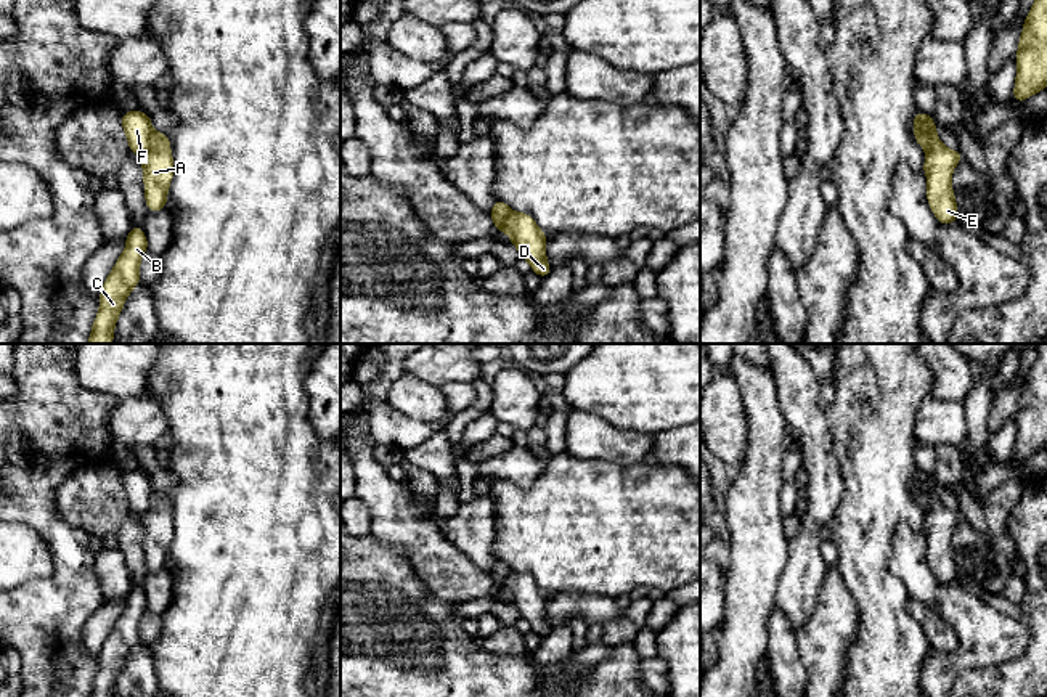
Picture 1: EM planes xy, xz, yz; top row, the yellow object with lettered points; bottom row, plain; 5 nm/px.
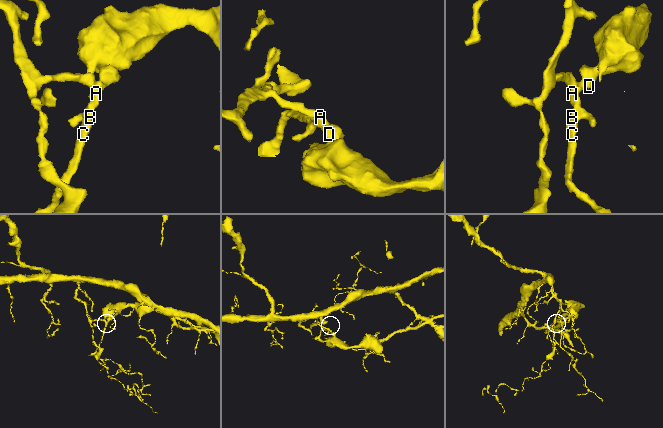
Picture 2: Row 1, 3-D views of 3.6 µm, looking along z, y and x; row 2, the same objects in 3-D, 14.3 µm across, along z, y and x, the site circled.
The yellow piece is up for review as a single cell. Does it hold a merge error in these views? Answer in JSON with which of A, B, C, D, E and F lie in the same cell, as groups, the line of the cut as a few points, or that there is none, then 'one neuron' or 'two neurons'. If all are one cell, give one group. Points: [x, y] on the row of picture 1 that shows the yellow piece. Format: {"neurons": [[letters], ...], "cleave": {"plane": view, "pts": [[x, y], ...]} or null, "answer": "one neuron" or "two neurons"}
{"neurons": [["A", "B", "C", "D", "E"], ["F"]], "cleave": {"plane": "xy", "pts": [[154, 132], [150, 146], [140, 156]]}, "answer": "two neurons"}

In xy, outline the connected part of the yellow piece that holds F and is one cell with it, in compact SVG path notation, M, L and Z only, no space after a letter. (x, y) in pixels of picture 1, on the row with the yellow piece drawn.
M141 111L122 112L122 127L128 140L130 151L136 156L146 154L154 133L151 117Z

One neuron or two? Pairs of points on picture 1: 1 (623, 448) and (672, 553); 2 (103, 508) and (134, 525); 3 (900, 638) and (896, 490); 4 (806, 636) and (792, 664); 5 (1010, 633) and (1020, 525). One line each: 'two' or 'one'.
1: two
2: two
3: one
4: two
5: two

